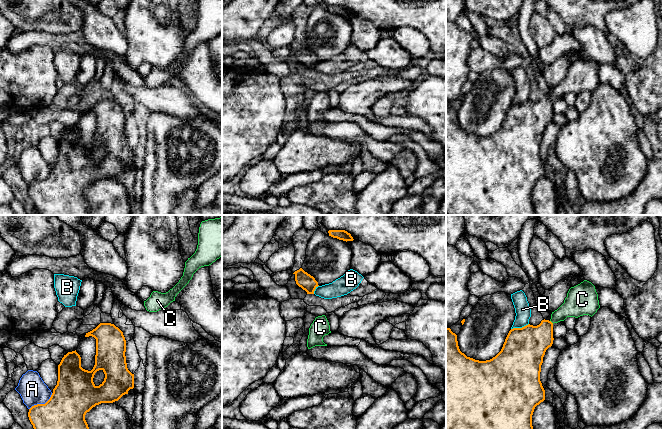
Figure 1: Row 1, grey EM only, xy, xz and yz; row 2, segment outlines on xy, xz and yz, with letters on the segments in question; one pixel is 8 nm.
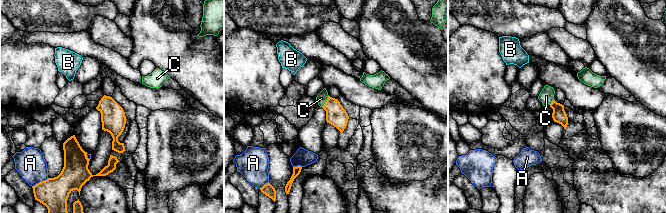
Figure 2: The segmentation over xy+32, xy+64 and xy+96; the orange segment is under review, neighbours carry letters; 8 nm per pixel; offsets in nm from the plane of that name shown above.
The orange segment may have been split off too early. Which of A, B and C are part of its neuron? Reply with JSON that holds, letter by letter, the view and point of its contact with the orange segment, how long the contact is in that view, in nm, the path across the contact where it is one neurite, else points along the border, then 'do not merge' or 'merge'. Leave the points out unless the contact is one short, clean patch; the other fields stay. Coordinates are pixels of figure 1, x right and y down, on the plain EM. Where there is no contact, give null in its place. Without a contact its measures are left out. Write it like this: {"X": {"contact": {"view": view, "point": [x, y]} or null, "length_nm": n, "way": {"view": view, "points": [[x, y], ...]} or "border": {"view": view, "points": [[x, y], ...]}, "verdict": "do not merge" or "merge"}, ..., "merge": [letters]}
{"A": {"contact": {"view": "xy", "point": [41, 180]}, "length_nm": 240, "verdict": "do not merge"}, "B": {"contact": {"view": "yz", "point": [519, 104]}, "length_nm": 150, "verdict": "do not merge"}, "C": {"contact": {"view": "yz", "point": [551, 98]}, "length_nm": 40, "way": {"view": "yz", "points": [[529, 119], [551, 98], [558, 91], [576, 80]]}, "verdict": "merge"}, "merge": ["C"]}

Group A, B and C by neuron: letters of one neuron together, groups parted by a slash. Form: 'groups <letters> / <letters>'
groups A / B / C

